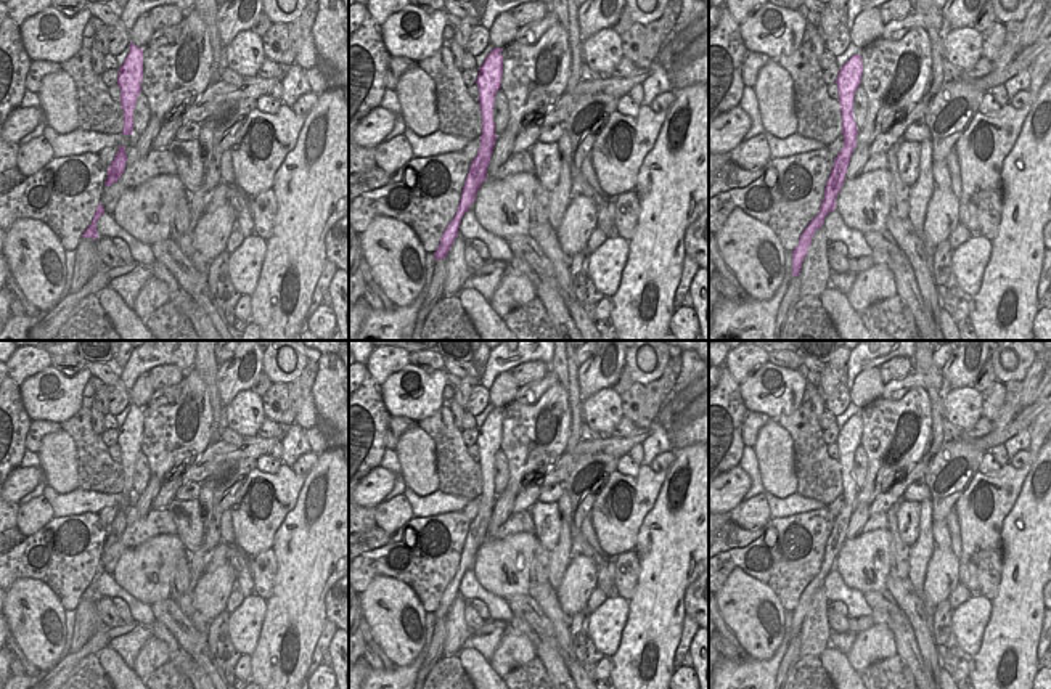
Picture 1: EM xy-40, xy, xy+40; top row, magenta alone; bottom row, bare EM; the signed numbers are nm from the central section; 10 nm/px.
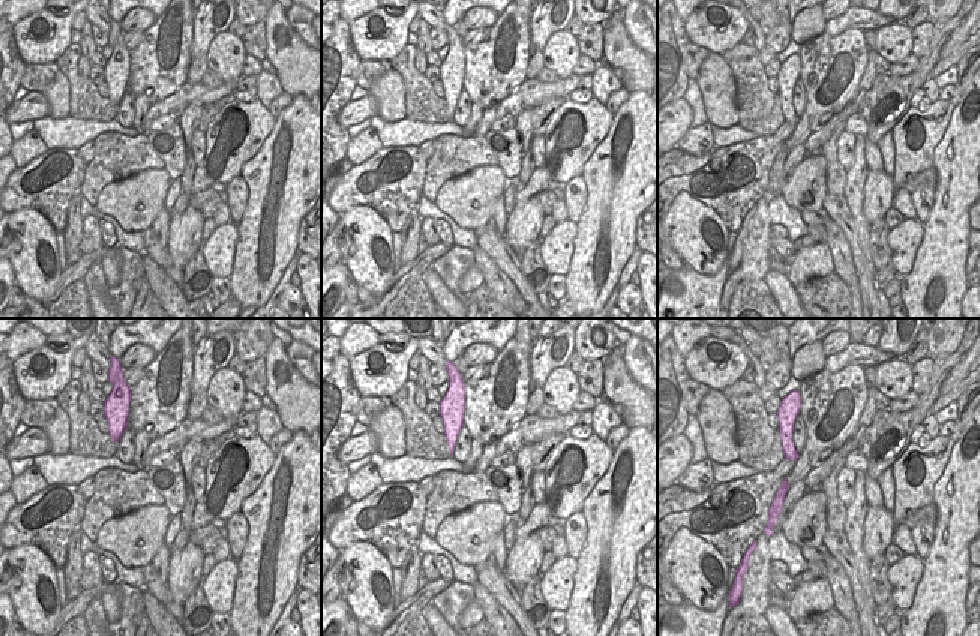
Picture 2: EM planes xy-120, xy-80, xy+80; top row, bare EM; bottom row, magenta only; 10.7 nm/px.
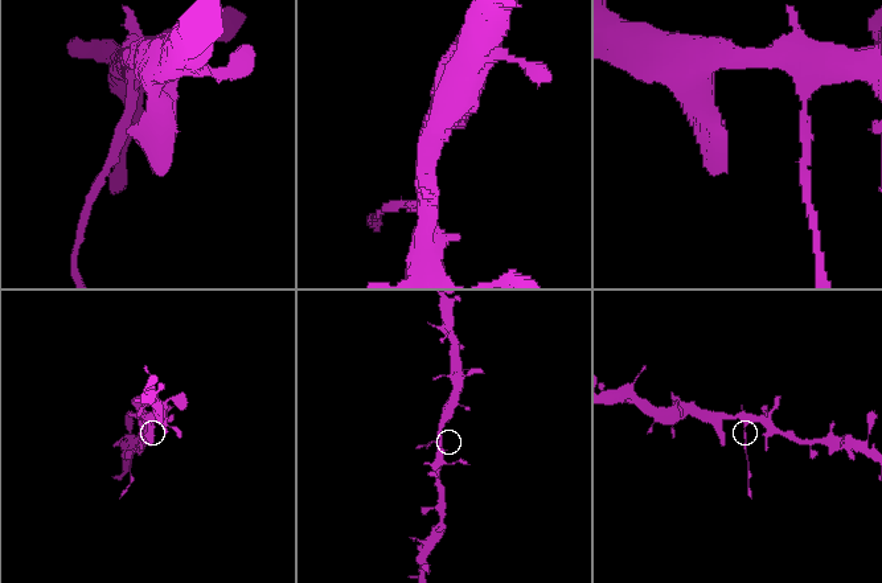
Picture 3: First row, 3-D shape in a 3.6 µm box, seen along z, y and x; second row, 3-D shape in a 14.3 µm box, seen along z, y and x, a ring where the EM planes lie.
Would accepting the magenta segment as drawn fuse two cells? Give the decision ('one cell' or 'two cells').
two cells

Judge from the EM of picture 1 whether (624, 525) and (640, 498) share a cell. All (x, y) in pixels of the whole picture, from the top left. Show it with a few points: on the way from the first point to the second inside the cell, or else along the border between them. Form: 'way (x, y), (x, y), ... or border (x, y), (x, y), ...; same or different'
way (629, 519), (633, 505); same

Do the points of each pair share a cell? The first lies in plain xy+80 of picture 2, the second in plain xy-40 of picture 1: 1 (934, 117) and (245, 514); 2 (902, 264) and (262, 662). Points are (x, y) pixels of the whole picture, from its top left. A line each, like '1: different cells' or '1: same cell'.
1: same cell
2: different cells

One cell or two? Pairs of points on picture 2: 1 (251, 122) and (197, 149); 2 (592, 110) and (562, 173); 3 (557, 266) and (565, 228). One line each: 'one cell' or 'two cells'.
1: two cells
2: one cell
3: one cell

